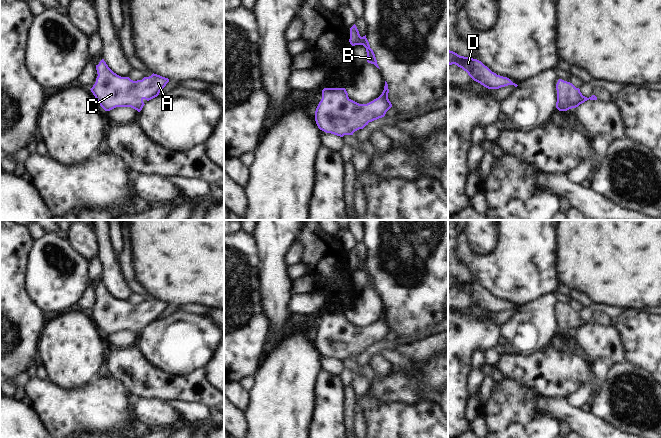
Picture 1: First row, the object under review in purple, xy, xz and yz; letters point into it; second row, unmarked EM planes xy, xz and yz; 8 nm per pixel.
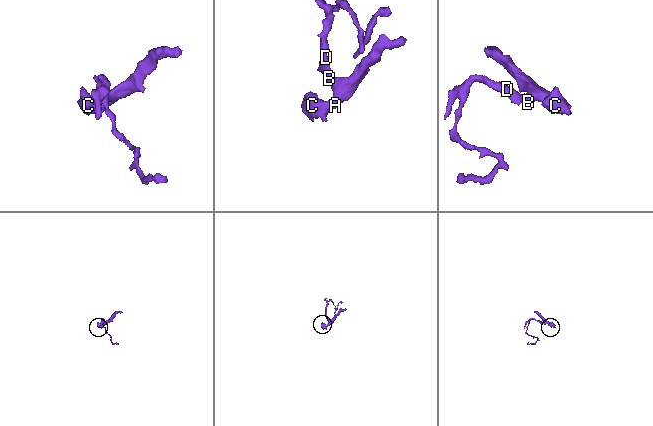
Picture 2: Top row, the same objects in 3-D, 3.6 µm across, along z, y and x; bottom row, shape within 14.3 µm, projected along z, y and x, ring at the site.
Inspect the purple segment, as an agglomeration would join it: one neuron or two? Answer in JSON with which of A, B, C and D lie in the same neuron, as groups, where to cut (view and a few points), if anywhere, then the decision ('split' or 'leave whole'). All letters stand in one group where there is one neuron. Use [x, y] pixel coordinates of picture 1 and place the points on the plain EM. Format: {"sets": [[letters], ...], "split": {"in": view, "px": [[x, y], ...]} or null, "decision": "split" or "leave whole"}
{"sets": [["A", "B", "C", "D"]], "split": null, "decision": "leave whole"}

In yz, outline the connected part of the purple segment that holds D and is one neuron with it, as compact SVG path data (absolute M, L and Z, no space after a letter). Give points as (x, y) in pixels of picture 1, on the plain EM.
M448 274L448 288L455 288L468 297L476 306L488 313L499 313L508 309L518 309L513 307L509 302L497 299L492 296L481 285L470 281L460 280L457 277Z

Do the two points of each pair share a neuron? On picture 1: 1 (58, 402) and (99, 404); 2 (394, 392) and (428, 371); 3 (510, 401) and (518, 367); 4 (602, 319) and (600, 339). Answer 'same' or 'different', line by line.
1: same
2: same
3: different
4: different

